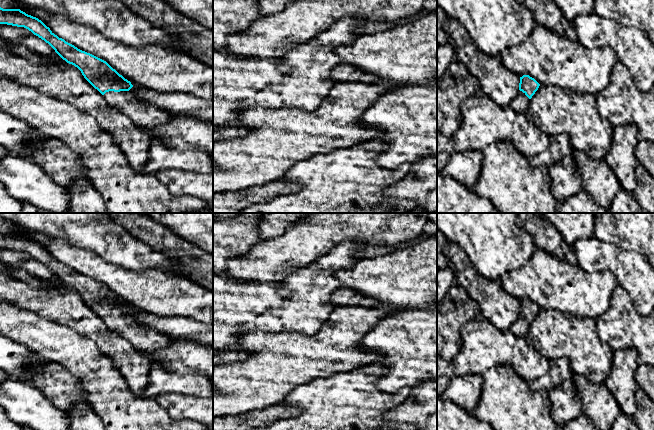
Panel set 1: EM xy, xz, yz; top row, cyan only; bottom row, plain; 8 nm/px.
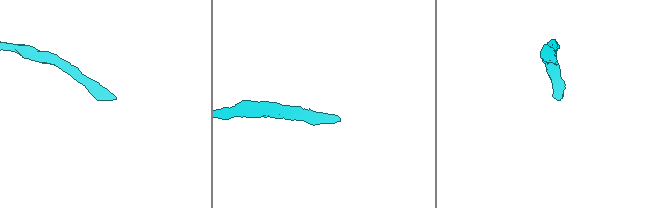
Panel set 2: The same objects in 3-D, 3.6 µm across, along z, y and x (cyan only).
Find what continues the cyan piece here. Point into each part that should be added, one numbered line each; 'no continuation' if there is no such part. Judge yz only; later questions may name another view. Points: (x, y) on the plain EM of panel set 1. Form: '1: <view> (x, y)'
1: yz (520, 328)

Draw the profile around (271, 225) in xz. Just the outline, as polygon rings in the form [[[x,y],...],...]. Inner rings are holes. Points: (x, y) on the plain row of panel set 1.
[[[265,213],[258,223],[259,236],[270,239],[280,236],[287,227],[304,218],[308,213]]]

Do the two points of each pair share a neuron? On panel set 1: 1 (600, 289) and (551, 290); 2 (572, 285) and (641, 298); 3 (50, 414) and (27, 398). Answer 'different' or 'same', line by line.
1: same
2: different
3: same

